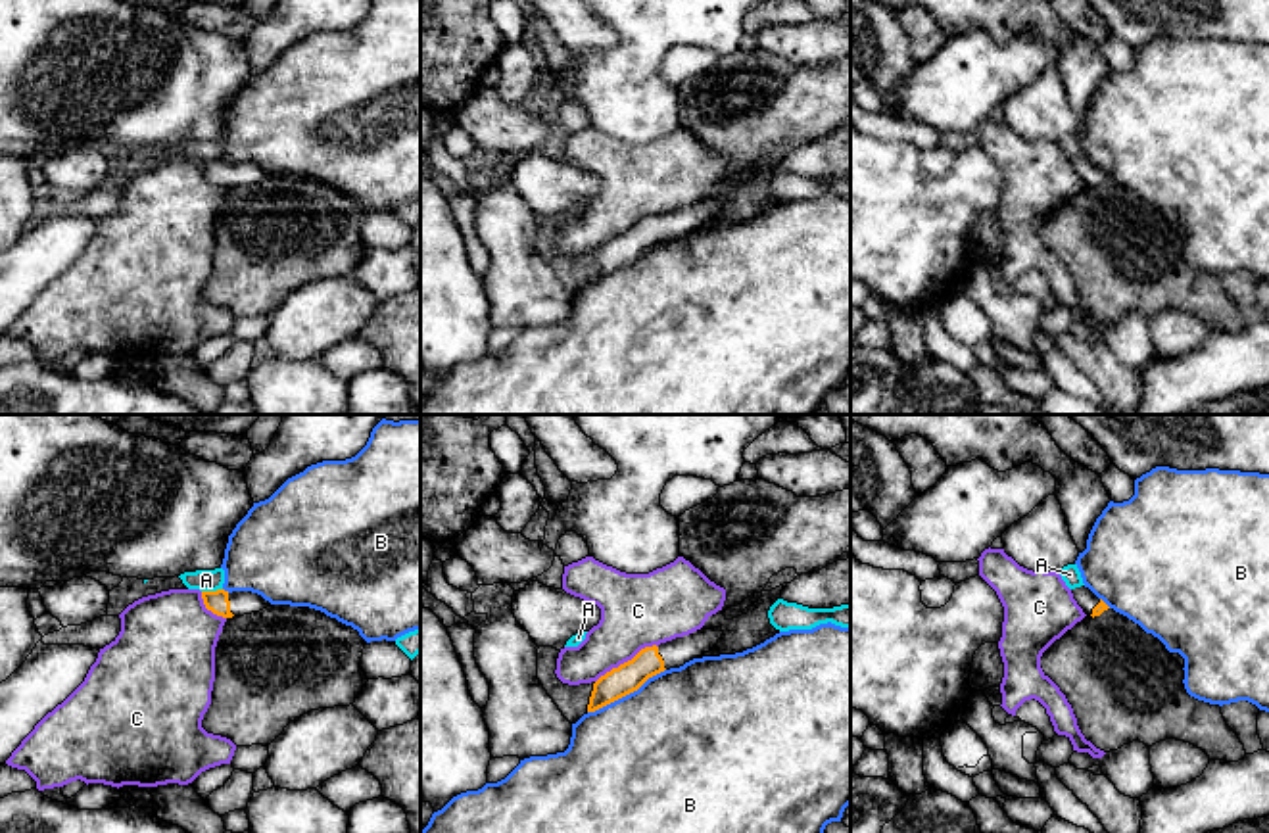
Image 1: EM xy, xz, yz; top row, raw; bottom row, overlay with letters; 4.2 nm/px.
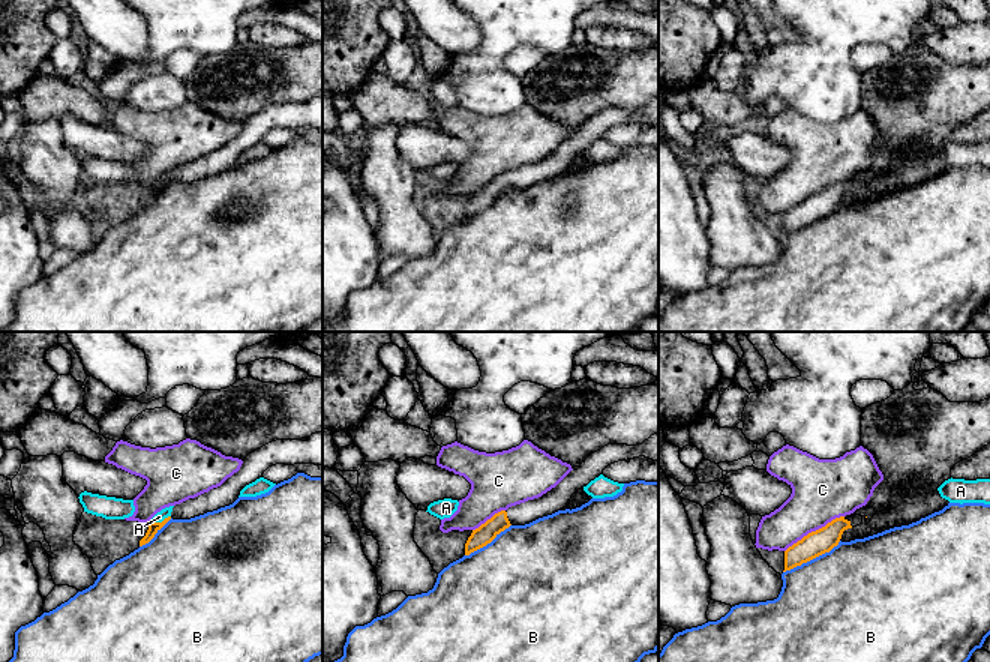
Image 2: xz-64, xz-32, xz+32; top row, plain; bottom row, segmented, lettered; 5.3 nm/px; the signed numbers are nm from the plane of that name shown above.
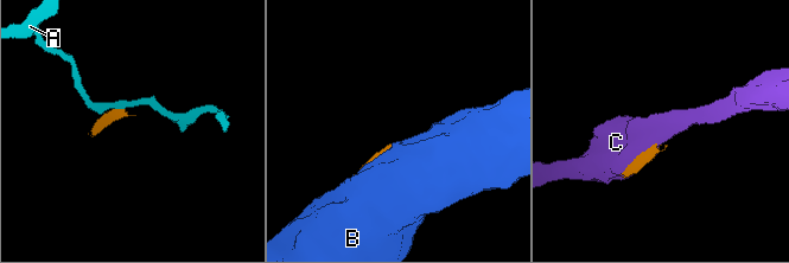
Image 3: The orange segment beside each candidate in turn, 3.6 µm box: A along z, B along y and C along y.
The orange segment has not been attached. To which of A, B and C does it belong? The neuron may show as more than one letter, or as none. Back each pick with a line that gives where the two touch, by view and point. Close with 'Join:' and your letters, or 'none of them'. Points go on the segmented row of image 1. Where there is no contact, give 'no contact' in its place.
Join: none of them

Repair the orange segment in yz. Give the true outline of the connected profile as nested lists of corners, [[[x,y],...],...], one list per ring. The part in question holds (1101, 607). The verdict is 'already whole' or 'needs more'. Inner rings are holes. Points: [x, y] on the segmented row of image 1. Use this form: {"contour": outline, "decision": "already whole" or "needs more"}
{"contour": [[[1081,585],[1071,589],[1073,599],[1077,601],[1077,605],[1083,608],[1083,612],[1087,616],[1100,616],[1104,610],[1108,610],[1110,607],[1098,599],[1089,587]]], "decision": "needs more"}

